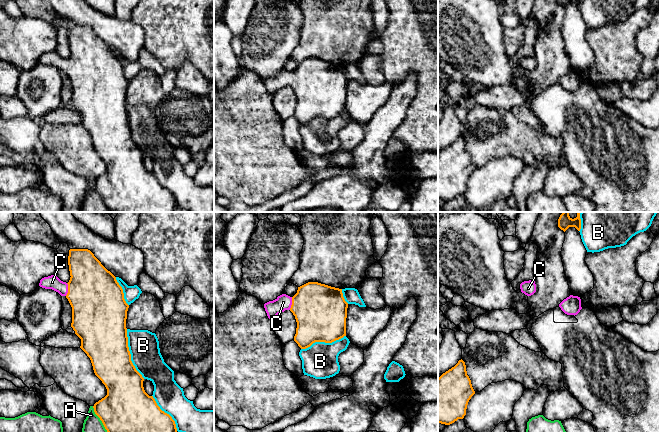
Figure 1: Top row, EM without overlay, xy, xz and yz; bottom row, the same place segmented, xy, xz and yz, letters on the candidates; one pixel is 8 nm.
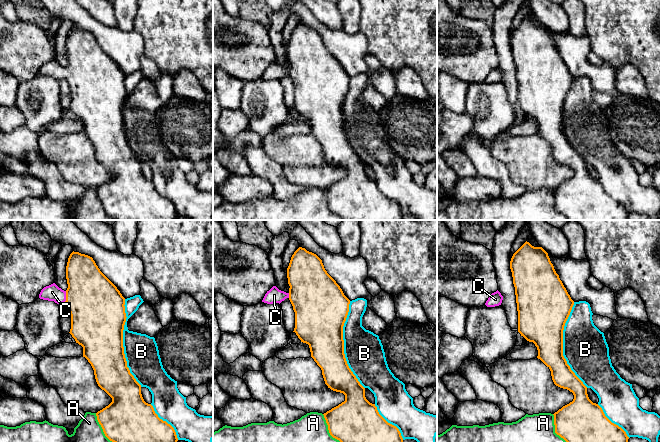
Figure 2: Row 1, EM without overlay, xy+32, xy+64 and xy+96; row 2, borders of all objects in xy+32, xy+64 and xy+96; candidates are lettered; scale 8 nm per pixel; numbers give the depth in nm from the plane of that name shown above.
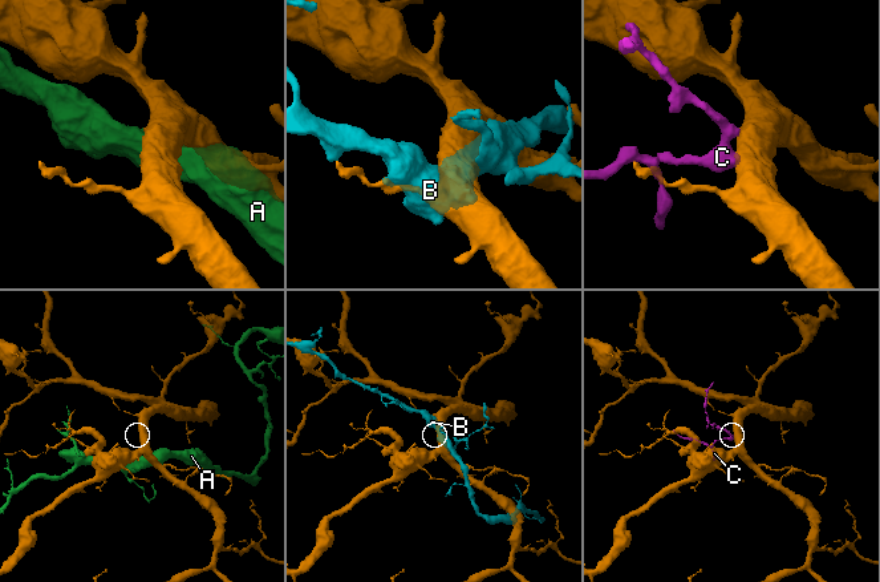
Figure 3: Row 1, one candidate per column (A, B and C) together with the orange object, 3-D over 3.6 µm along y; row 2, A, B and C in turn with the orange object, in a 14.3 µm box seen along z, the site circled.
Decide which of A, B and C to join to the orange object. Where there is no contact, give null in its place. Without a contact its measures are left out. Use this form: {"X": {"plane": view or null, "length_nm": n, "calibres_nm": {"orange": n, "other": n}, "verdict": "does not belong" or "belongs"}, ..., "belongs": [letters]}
{"A": {"plane": "xy", "length_nm": 240, "calibres_nm": {"orange": 380, "other": 140}, "verdict": "does not belong"}, "B": {"plane": "xy", "length_nm": 420, "calibres_nm": {"orange": 380, "other": 240}, "verdict": "does not belong"}, "C": {"plane": "xy", "length_nm": 110, "calibres_nm": {"orange": 440, "other": 110}, "verdict": "belongs"}, "belongs": ["C"]}

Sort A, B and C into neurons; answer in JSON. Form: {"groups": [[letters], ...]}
{"groups": [["A"], ["B"], ["C"]]}

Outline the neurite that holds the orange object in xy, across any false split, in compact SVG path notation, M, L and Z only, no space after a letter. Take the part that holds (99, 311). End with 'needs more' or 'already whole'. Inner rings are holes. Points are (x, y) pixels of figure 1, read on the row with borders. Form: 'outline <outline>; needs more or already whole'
outline M70 249L68 265L71 276L68 283L61 281L54 274L42 278L39 286L52 289L61 296L65 296L72 307L71 327L81 339L80 348L90 358L95 375L107 389L107 395L93 406L95 414L100 418L107 432L177 432L172 417L160 409L153 396L145 392L144 378L131 361L126 328L129 305L124 299L123 289L116 277L88 249Z; needs more

